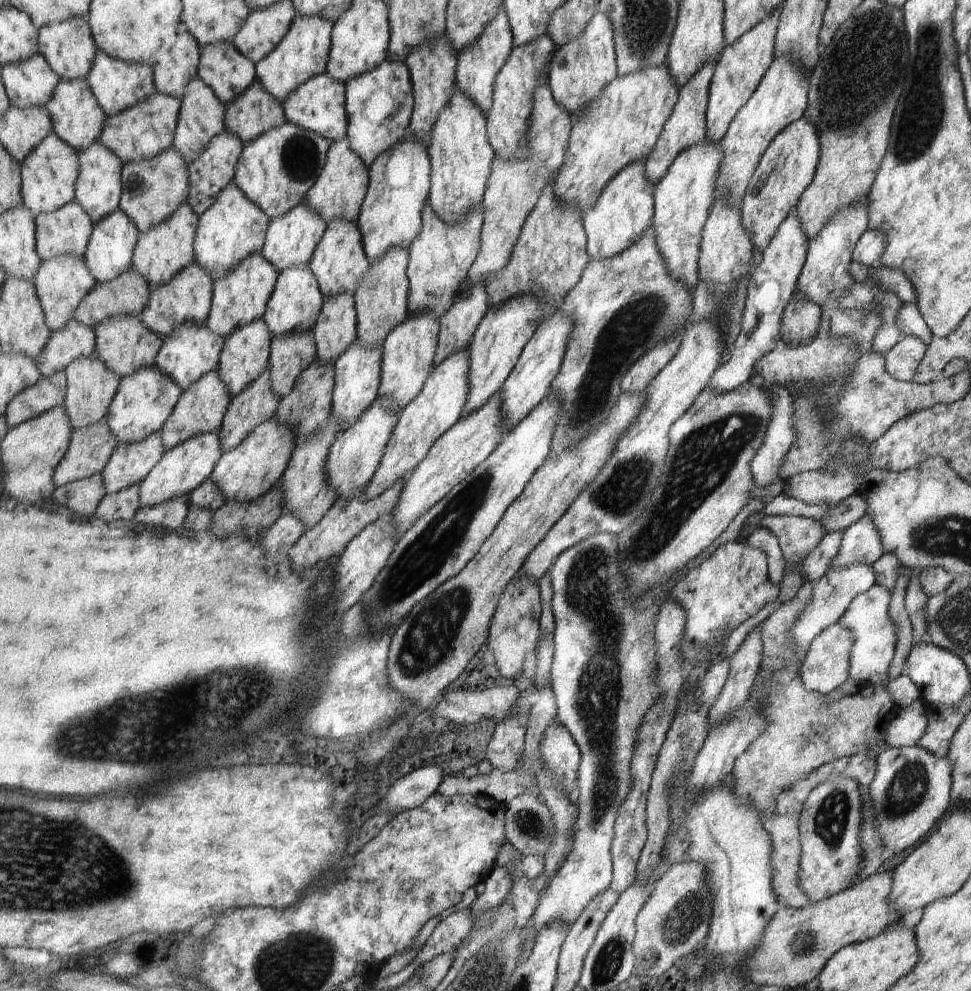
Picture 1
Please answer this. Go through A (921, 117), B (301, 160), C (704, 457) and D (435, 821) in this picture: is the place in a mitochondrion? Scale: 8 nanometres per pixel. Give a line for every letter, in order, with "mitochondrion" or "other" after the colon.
A: mitochondrion
B: mitochondrion
C: mitochondrion
D: other

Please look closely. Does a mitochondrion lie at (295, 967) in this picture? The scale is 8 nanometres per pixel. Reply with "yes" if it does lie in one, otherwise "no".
yes

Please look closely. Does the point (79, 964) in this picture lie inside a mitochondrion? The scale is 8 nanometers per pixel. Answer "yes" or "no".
no

